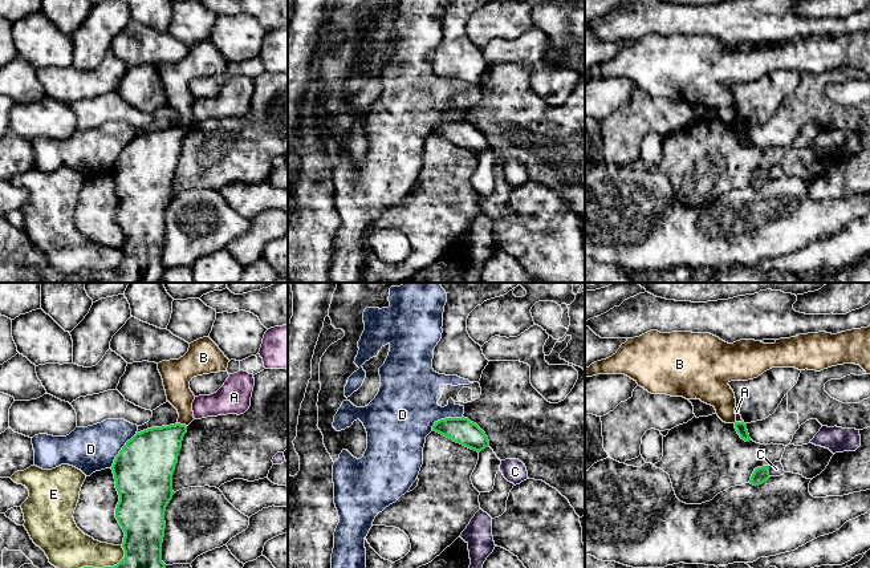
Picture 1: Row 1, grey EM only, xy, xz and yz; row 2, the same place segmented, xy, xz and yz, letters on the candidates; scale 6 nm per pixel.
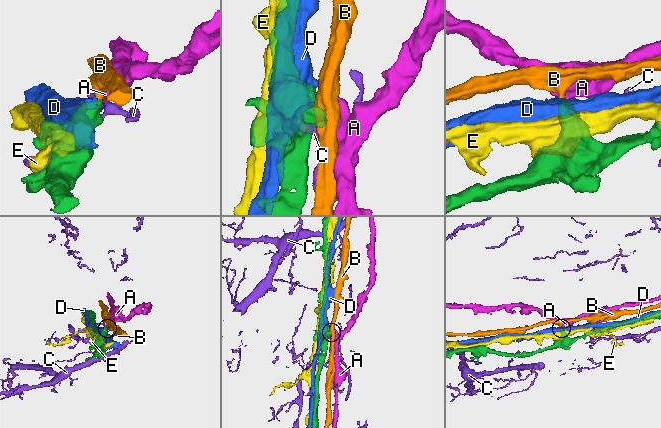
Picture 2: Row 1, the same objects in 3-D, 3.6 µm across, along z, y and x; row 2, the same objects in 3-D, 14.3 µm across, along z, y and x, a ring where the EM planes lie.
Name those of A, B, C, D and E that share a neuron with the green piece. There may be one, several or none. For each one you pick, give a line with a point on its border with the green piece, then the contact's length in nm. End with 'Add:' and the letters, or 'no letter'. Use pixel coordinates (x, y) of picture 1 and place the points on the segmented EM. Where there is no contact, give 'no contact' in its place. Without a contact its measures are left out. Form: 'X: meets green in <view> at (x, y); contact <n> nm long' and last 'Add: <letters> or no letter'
Add: no letter

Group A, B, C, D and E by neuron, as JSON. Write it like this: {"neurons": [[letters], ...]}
{"neurons": [["A"], ["B"], ["C"], ["D"], ["E"]]}

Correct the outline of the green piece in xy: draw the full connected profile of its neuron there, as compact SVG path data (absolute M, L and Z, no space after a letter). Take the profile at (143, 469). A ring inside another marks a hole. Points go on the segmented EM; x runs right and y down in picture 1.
M175 423L137 433L122 447L111 466L119 502L115 518L125 532L125 557L114 567L103 568L166 568L162 561L164 511L172 495L172 475L187 426Z

